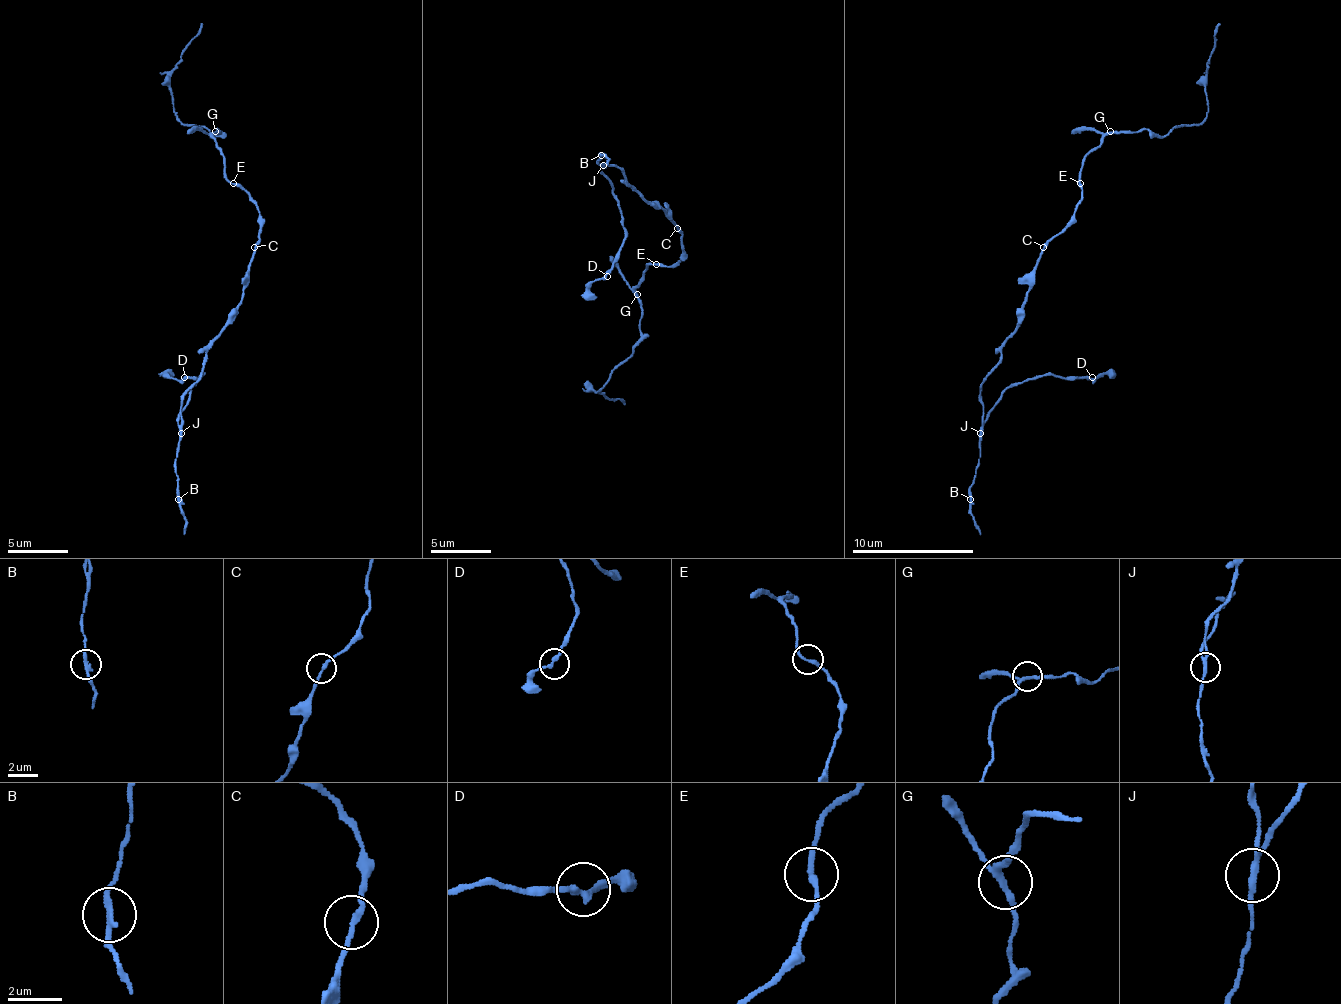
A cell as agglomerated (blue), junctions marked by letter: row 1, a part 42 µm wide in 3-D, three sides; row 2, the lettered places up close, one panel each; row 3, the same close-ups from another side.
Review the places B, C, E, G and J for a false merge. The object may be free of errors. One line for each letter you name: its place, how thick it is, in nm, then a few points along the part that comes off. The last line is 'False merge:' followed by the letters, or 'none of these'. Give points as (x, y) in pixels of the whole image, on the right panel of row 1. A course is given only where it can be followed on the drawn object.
J: at (980, 433); 220 nm thick; foreign part runs (979, 432), (985, 414), (1010, 386), (1046, 374), (1095, 380), (1104, 374), (1116, 374)
False merge: J

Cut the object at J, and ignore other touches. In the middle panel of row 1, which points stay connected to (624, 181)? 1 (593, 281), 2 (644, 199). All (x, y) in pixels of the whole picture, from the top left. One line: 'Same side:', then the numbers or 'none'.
Same side: 2

